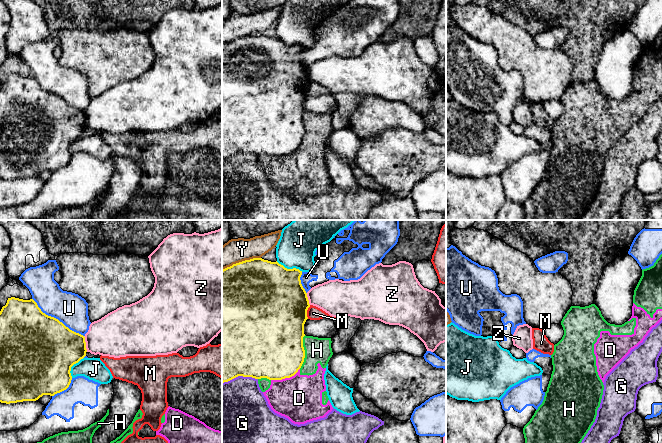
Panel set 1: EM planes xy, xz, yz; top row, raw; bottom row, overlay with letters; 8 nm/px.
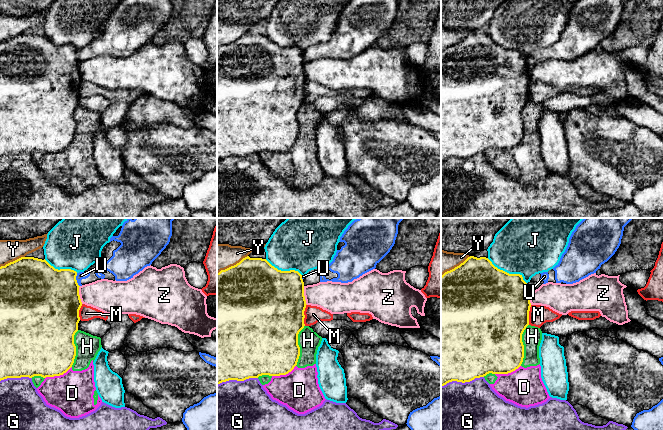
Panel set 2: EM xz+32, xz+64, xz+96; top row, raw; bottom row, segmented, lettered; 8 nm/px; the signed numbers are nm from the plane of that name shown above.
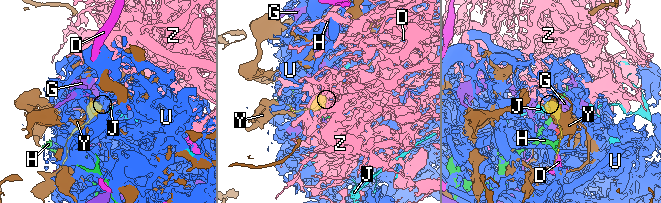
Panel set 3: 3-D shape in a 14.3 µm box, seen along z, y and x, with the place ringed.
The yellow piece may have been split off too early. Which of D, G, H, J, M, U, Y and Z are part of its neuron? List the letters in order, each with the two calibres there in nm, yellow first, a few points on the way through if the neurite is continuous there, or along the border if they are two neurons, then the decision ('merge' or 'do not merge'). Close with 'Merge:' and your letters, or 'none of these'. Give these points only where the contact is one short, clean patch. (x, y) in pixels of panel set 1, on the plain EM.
D: 480 nm thick on the yellow side, 360 nm on the other; do not merge
G: 500 nm thick on the yellow side, 440 nm on the other; do not merge
H: 480 nm thick on the yellow side, 200 nm on the other; do not merge
J: 500 nm thick on the yellow side, 320 nm on the other; do not merge
M: 500 nm thick on the yellow side, 110 nm on the other; border along xz (310, 81), (307, 86), (307, 94); do not merge
U: 500 nm thick on the yellow side, 260 nm on the other; do not merge
Y: 500 nm thick on the yellow side, 190 nm on the other; border along xz (260, 33), (233, 39), (222, 46); do not merge
Z: 380 nm thick on the yellow side, 340 nm on the other; border along xy (83, 112), (87, 127); do not merge
Merge: none of these

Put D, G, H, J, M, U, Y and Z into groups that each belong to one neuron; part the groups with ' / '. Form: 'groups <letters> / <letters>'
groups D H / G / J / M / U / Y / Z

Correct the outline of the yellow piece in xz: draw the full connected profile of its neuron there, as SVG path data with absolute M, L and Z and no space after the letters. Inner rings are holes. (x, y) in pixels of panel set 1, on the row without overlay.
M262 34L245 36L222 46L222 159L238 152L282 156L294 152L301 144L305 134L304 100L310 83L301 51L299 45L287 45L277 37Z

